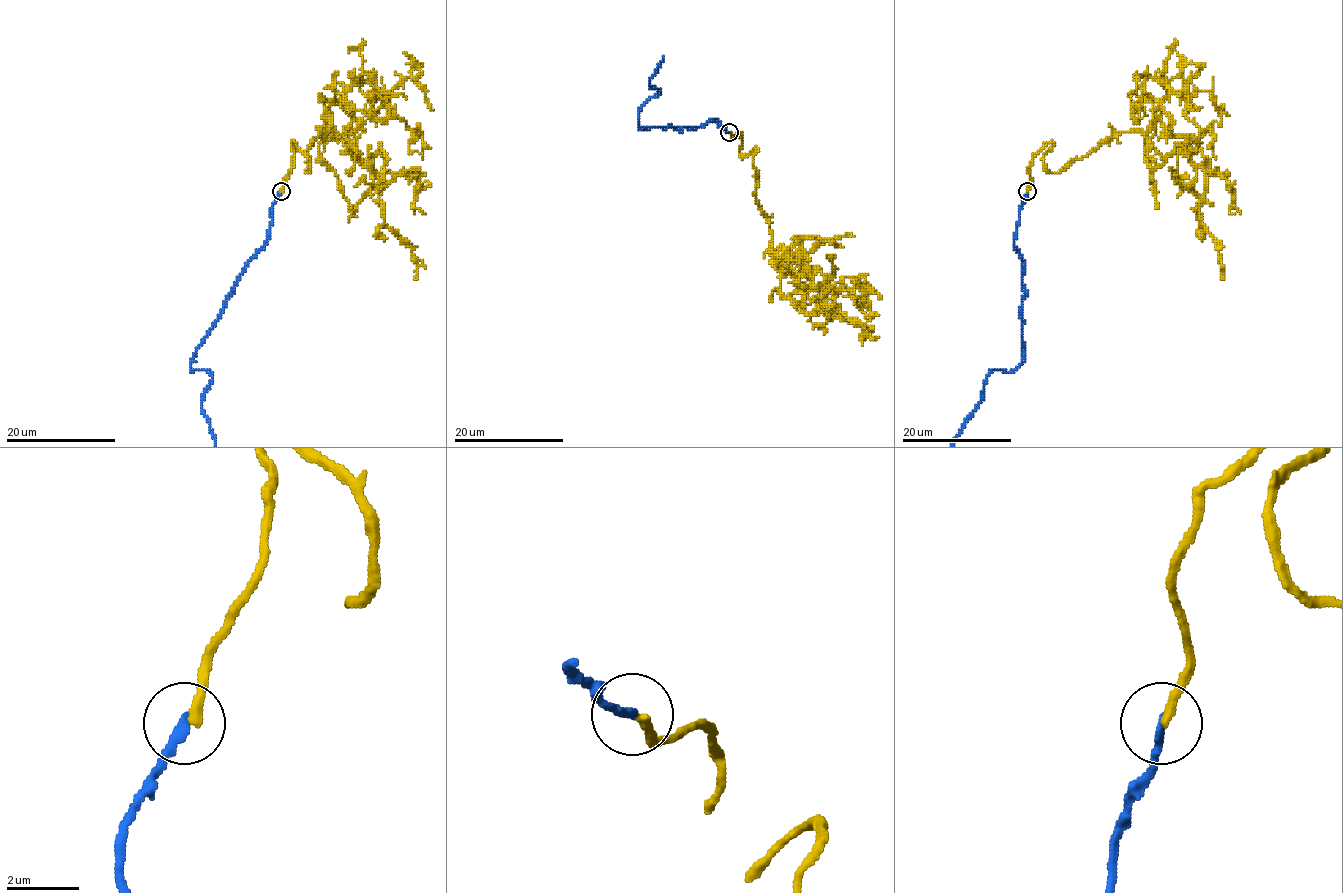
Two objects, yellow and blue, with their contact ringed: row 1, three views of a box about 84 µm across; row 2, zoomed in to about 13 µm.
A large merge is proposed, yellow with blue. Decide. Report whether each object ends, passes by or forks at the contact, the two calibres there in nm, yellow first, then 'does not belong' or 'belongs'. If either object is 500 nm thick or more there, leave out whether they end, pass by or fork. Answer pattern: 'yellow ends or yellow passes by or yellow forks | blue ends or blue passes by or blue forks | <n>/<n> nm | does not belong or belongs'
yellow ends | blue ends | 240/240 nm | belongs

